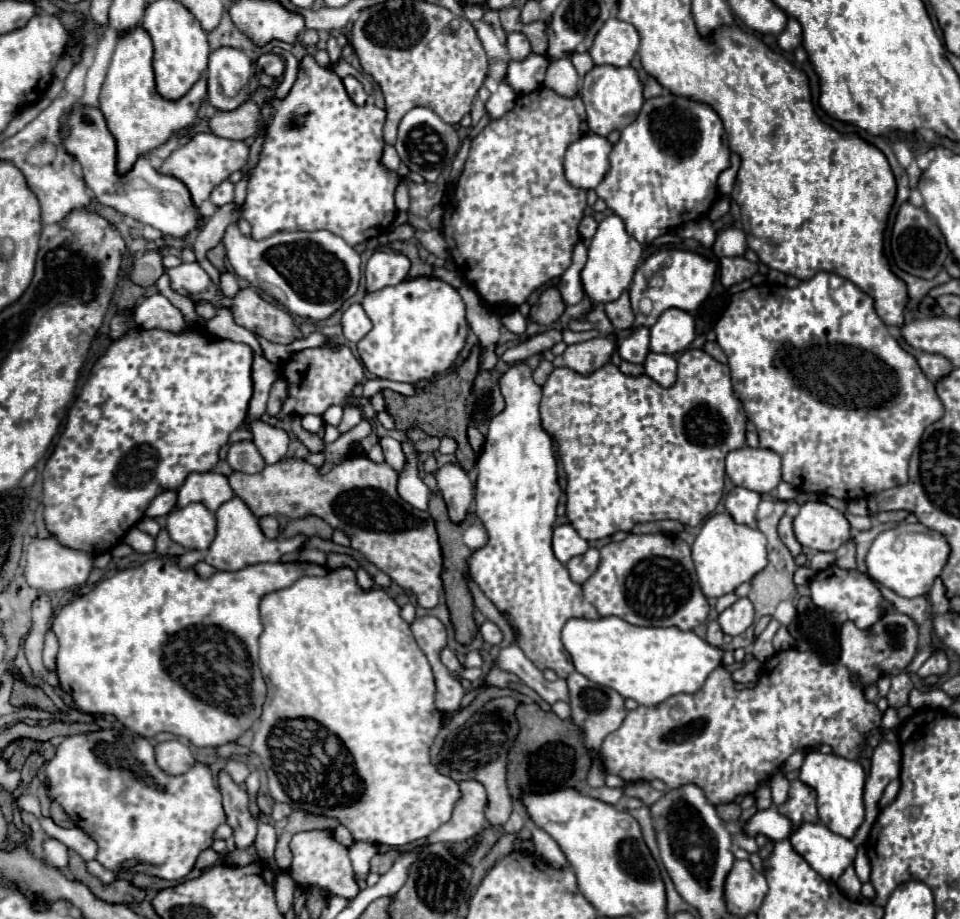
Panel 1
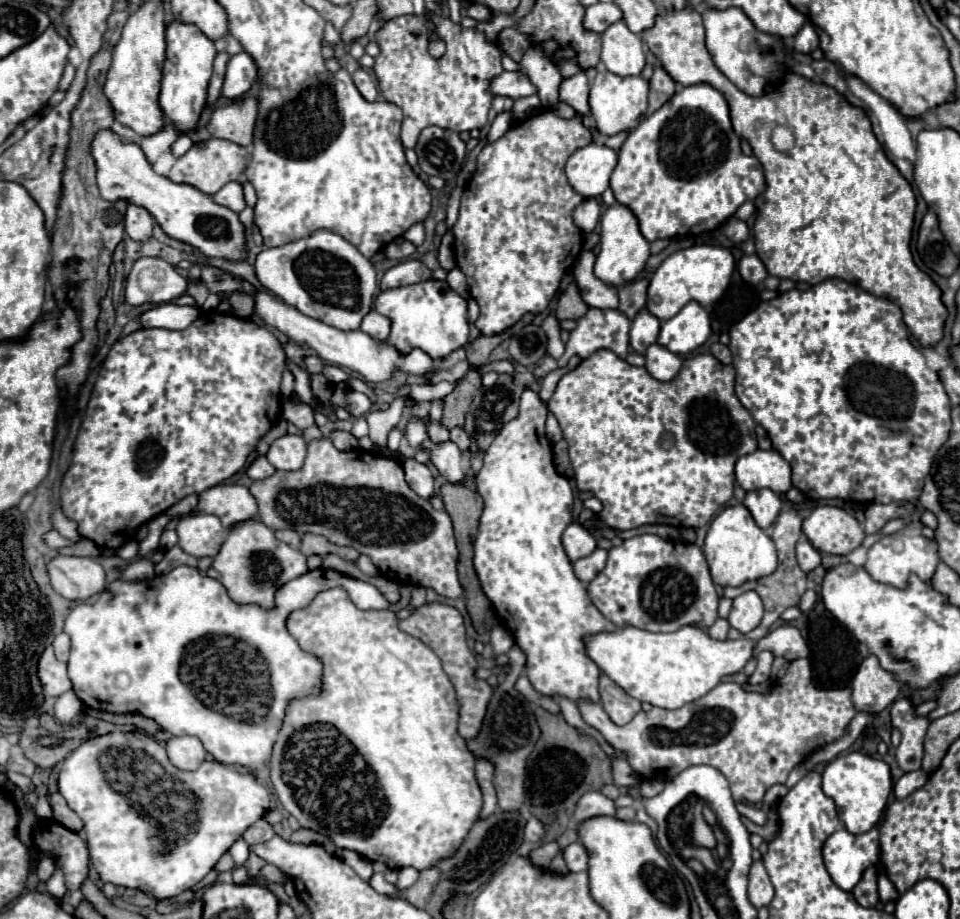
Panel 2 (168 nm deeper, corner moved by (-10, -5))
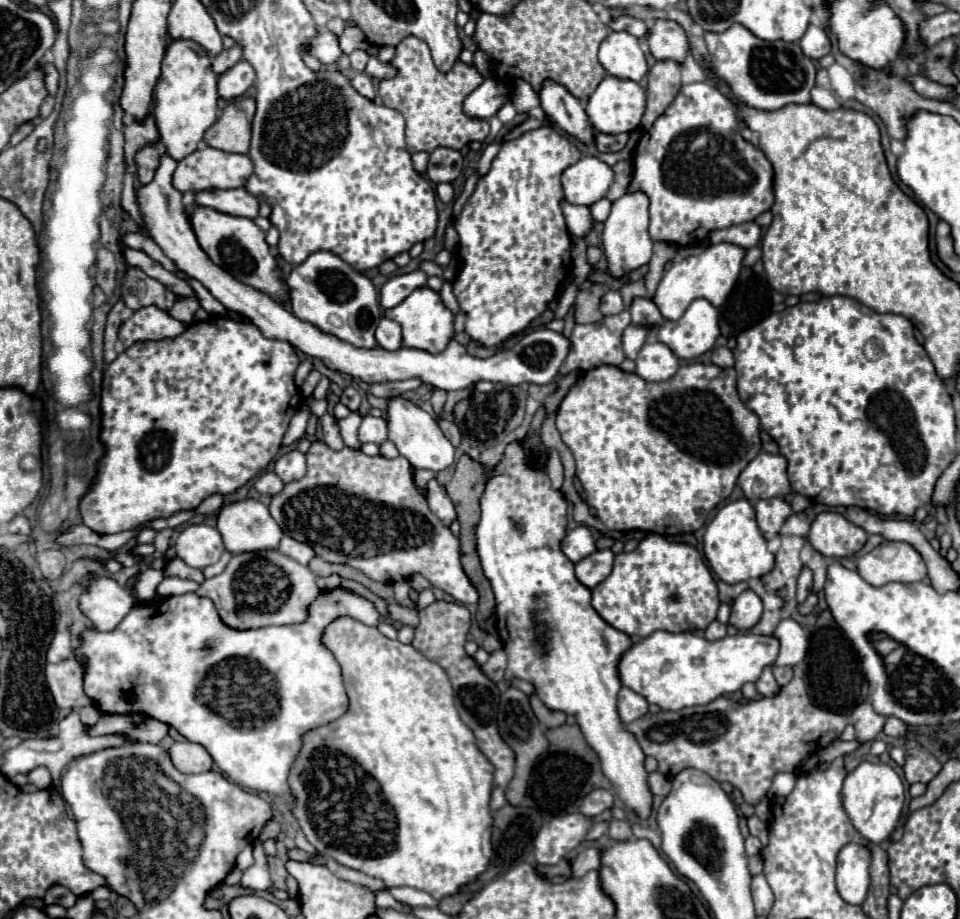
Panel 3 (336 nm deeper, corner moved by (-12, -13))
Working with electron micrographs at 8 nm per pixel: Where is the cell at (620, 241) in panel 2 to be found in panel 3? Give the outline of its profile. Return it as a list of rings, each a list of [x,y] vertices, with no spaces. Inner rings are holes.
[[[641,190],[635,192],[627,192],[623,194],[619,200],[613,202],[611,214],[605,220],[605,228],[603,228],[603,248],[605,248],[605,256],[609,260],[609,274],[613,278],[621,278],[623,274],[649,264],[651,252],[653,252],[653,242],[649,238],[647,232],[649,226],[649,198],[647,194],[641,194]]]

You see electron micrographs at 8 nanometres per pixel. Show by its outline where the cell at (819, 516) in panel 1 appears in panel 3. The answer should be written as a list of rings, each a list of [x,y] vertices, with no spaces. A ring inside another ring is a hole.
[[[821,512],[809,530],[811,546],[829,558],[845,558],[863,548],[867,532],[837,512]]]

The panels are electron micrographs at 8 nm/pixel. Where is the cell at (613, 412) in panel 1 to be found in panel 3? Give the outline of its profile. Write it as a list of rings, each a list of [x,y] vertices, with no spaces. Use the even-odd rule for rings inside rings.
[[[685,364],[665,382],[647,382],[615,366],[583,372],[557,410],[557,430],[577,462],[577,478],[597,518],[617,532],[643,530],[661,536],[695,532],[707,514],[733,492],[741,470],[761,452],[759,418],[737,396],[735,368]]]

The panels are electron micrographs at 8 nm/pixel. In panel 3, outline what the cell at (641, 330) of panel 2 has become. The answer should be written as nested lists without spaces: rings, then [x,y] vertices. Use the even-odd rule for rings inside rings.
[[[633,298],[631,306],[629,306],[629,312],[631,312],[635,324],[645,324],[651,330],[657,330],[659,324],[663,322],[661,312],[657,310],[657,306],[651,298]]]

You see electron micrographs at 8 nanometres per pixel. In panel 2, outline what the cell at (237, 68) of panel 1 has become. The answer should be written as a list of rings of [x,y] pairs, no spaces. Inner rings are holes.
[[[239,52],[231,56],[227,62],[223,96],[229,100],[241,98],[253,86],[255,78],[257,78],[257,66],[247,52]]]

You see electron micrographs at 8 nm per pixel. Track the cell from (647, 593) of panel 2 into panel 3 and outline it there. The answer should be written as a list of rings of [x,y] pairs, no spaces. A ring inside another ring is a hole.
[[[649,534],[633,552],[615,556],[613,572],[593,588],[593,608],[613,628],[641,640],[657,630],[703,632],[717,616],[719,596],[711,570],[693,546]]]

